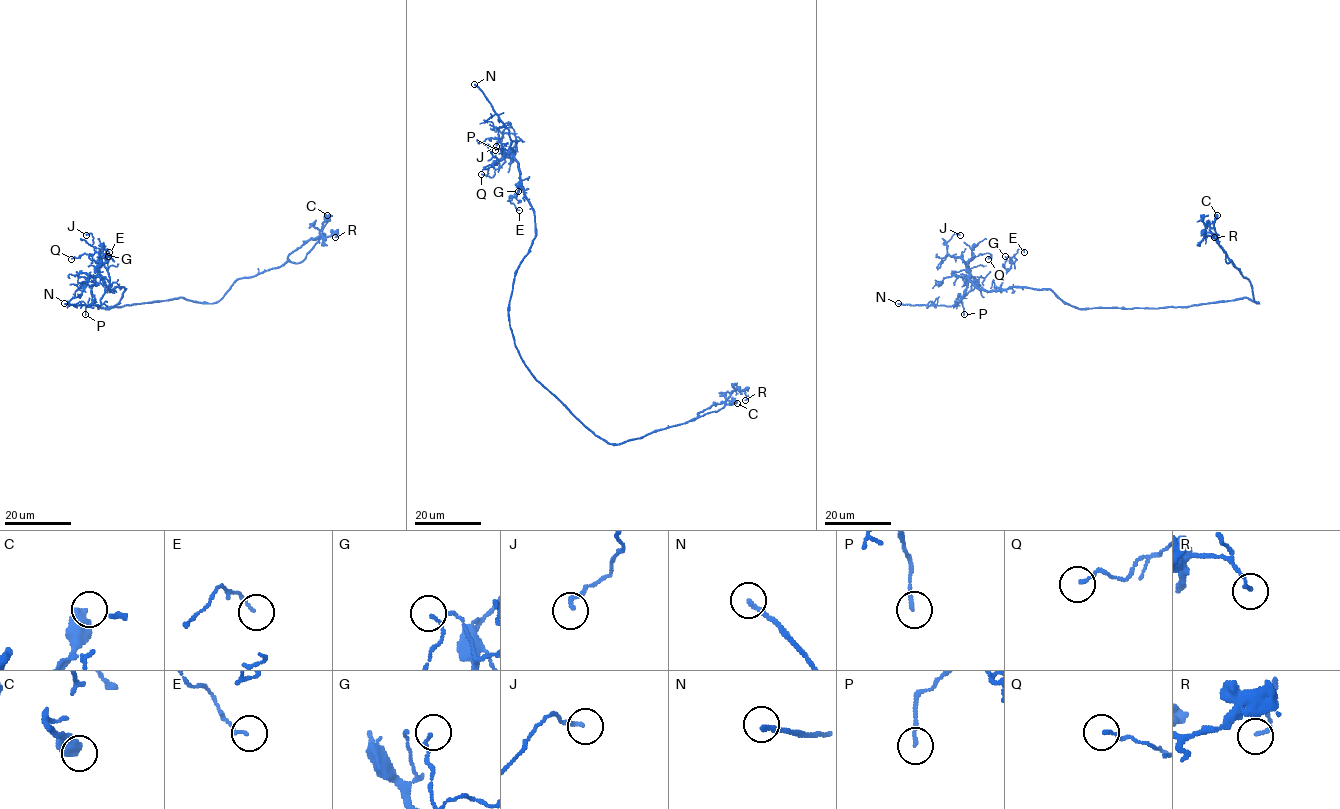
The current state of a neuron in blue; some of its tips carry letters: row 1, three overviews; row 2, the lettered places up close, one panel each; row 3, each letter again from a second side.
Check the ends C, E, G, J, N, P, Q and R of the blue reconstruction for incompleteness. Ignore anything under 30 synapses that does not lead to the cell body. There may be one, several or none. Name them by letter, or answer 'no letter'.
N

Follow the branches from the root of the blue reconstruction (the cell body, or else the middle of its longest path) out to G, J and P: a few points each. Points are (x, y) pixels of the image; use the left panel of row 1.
G: (108, 307), (98, 308), (115, 305), (125, 289), (108, 287), (108, 256)
J: (108, 307), (98, 308), (115, 305), (125, 289), (104, 284), (98, 269), (106, 258), (86, 235)
P: (108, 307), (98, 308), (115, 305), (125, 289), (110, 290), (97, 277), (85, 314)

